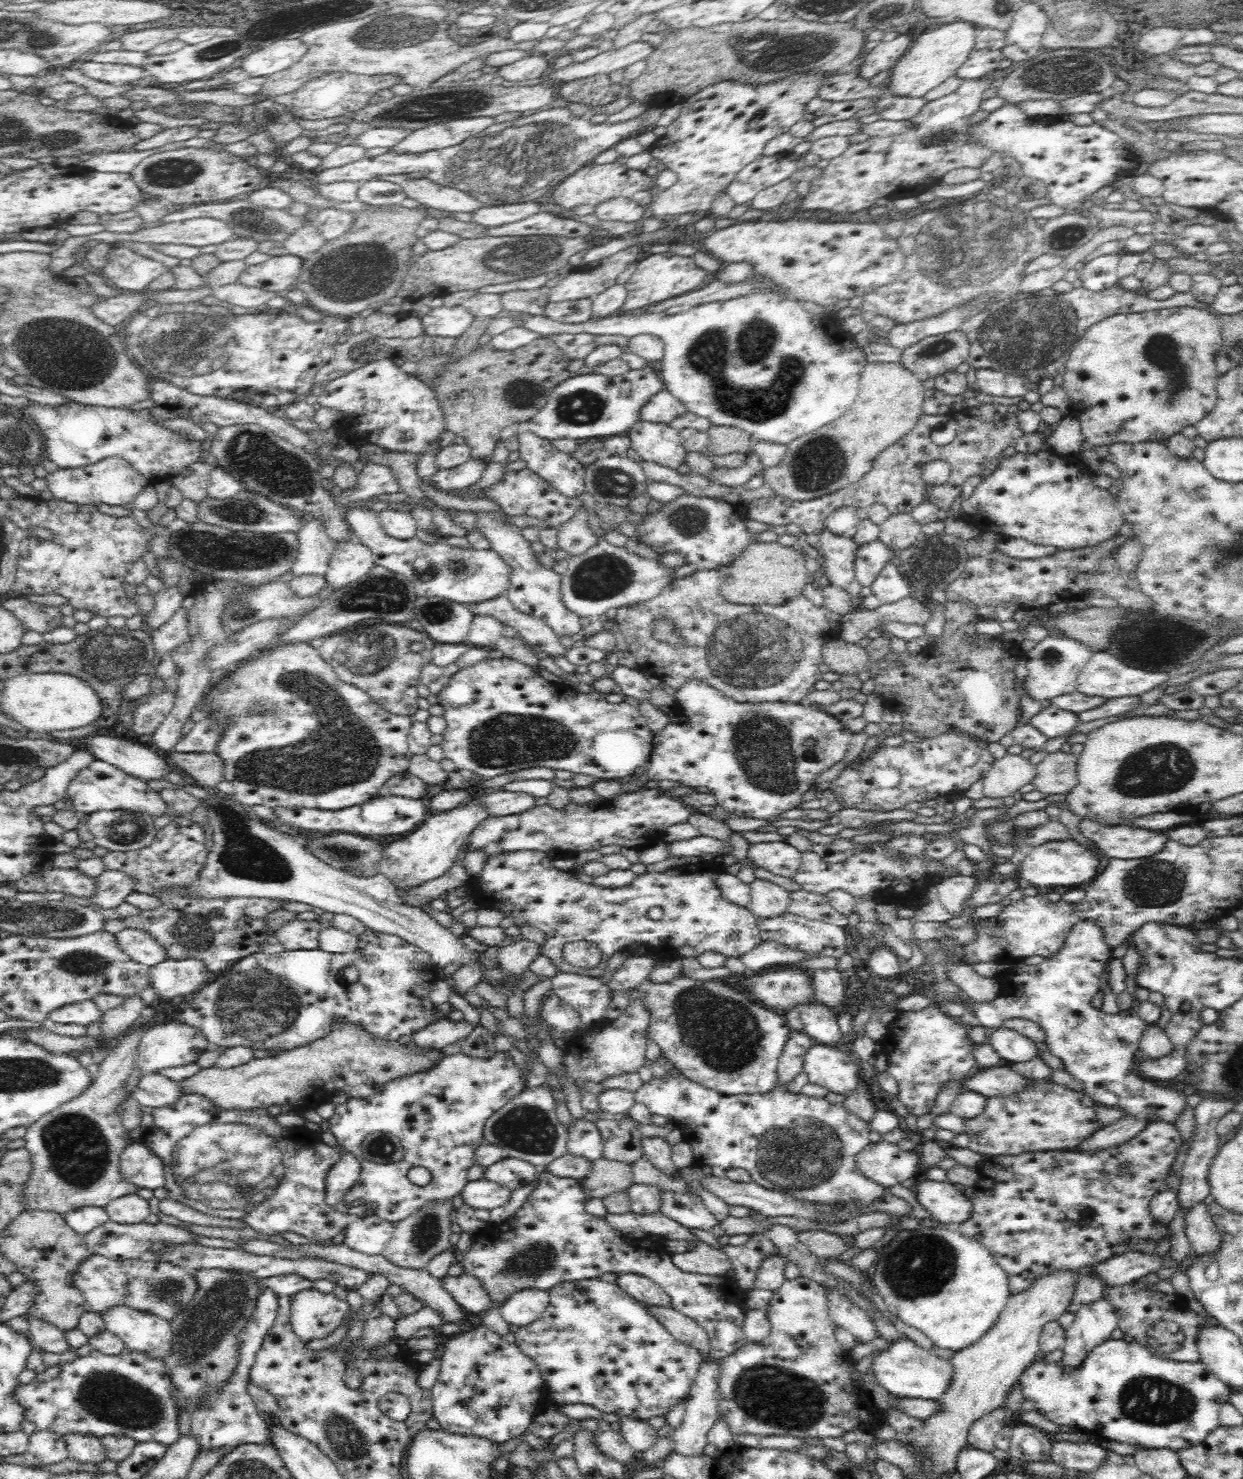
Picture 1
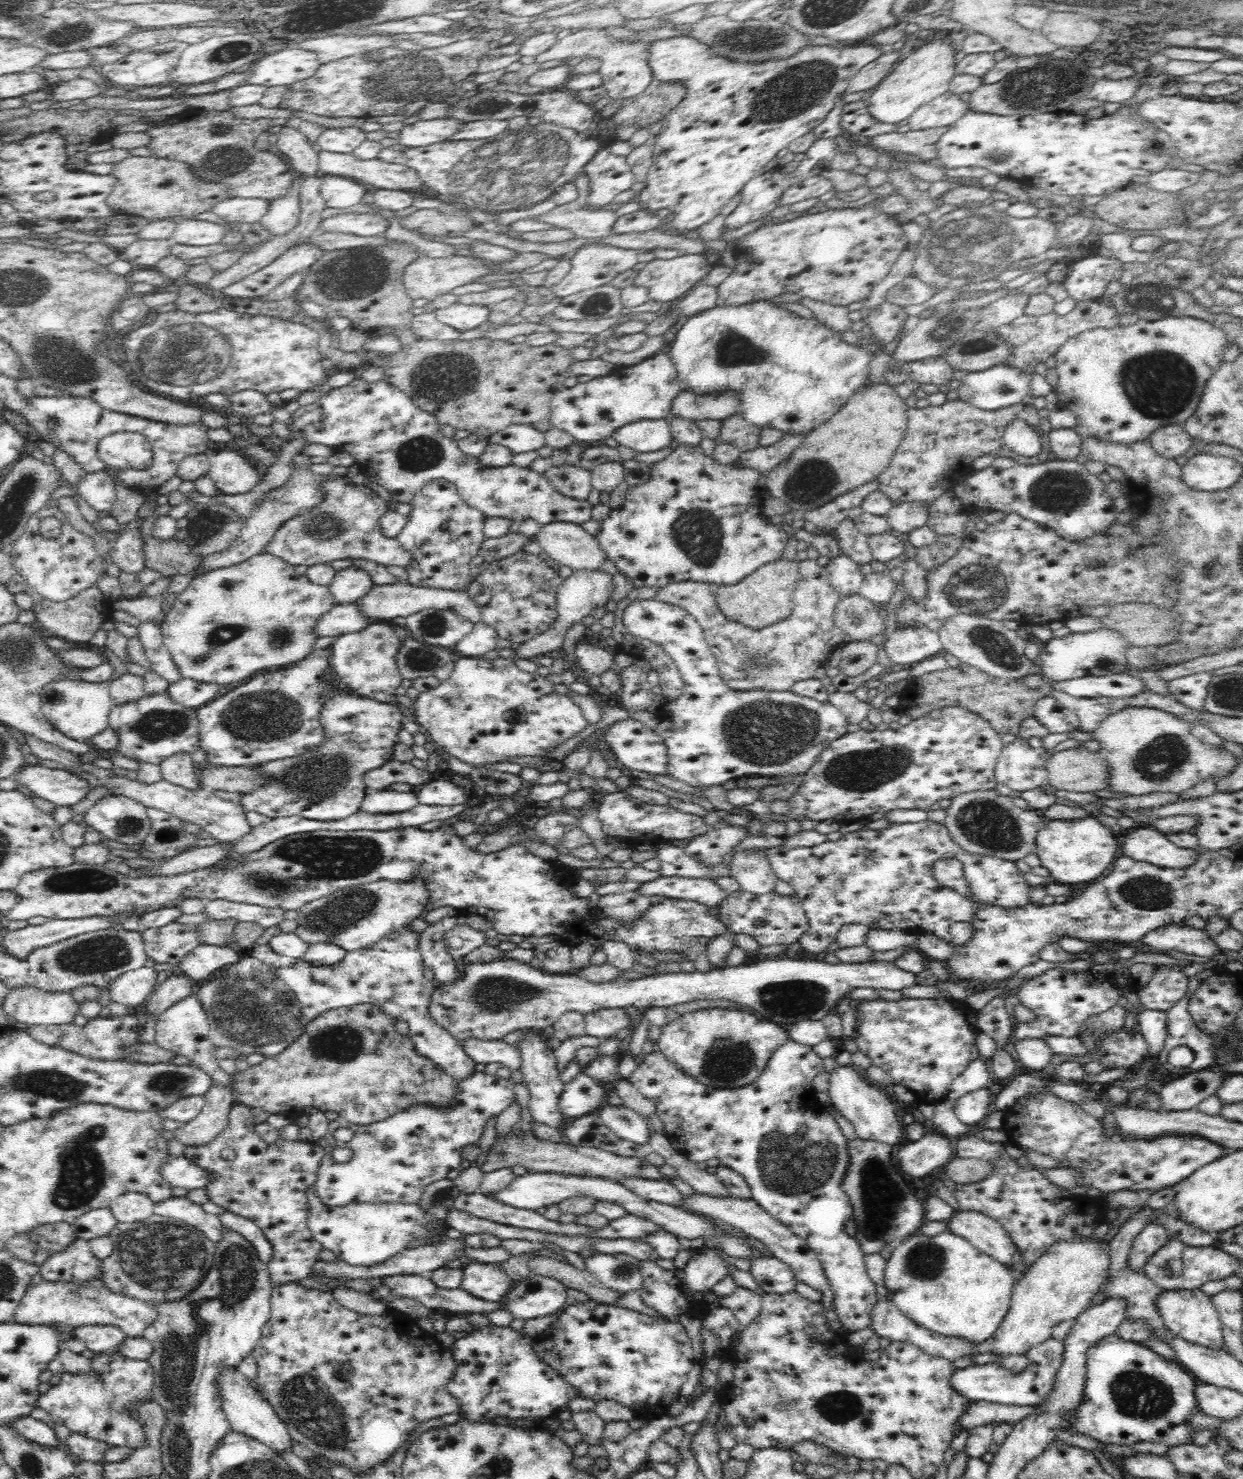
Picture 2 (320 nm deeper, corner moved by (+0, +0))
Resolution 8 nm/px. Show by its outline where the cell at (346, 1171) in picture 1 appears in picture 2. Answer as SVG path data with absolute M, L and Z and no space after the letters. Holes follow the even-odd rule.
M308 1186L305 1192L308 1199L306 1227L308 1227L310 1235L312 1235L312 1239L318 1241L322 1248L336 1254L339 1261L344 1261L350 1266L371 1267L382 1264L395 1254L412 1248L410 1245L413 1241L442 1236L449 1227L446 1222L439 1222L439 1220L430 1218L418 1202L412 1204L386 1204L384 1202L384 1204L356 1204L356 1206L346 1204L346 1206L328 1207L316 1194L314 1186Z

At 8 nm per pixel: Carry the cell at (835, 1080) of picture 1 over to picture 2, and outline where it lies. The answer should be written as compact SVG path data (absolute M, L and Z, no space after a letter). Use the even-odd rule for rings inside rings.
M852 1065L838 1066L830 1074L827 1092L830 1103L854 1127L856 1138L888 1144L890 1147L900 1147L907 1143L905 1126L896 1116L894 1103L880 1089L872 1087L859 1069Z

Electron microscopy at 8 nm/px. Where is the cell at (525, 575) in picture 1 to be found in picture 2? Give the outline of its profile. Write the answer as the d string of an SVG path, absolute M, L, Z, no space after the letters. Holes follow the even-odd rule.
M579 638L578 648L575 649L572 657L578 657L580 660L580 667L588 674L594 676L600 676L604 672L615 669L616 662L614 652L607 647L593 646L592 644L584 644L581 642L582 638Z

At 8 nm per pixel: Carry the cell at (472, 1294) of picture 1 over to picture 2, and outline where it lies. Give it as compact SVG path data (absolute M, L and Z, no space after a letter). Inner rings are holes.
M467 1262L462 1272L461 1287L486 1302L502 1302L505 1294L516 1284L497 1264Z

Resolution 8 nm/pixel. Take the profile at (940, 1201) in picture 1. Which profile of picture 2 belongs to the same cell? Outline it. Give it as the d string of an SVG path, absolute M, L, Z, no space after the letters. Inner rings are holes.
M958 1211L948 1222L950 1232L966 1239L974 1248L1000 1261L1016 1280L1028 1272L1022 1255L1008 1231L993 1218L976 1211Z

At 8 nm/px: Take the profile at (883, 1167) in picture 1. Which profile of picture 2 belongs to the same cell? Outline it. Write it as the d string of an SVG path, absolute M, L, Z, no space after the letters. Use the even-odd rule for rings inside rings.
M926 1134L917 1142L907 1142L899 1147L900 1168L914 1176L922 1178L934 1168L947 1164L952 1158L950 1140L940 1134Z

